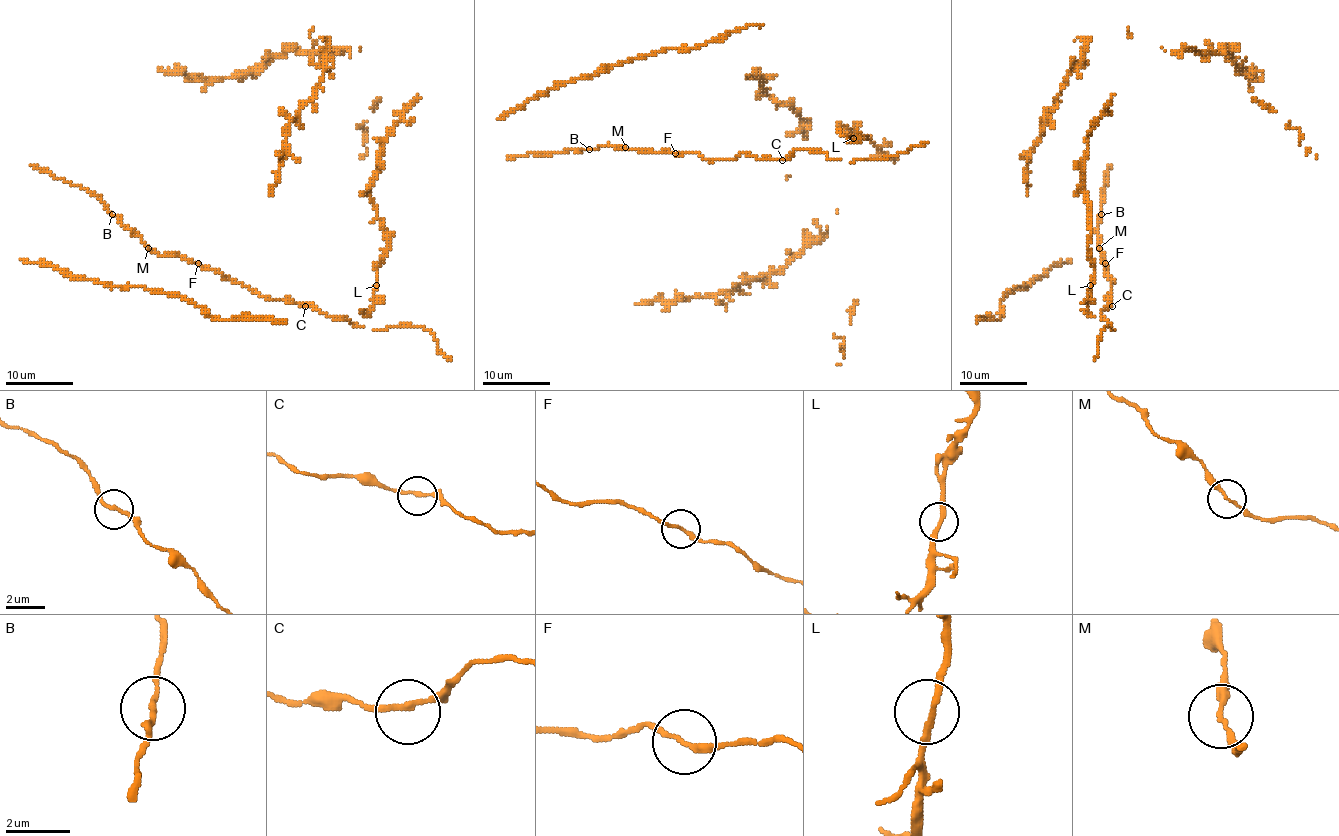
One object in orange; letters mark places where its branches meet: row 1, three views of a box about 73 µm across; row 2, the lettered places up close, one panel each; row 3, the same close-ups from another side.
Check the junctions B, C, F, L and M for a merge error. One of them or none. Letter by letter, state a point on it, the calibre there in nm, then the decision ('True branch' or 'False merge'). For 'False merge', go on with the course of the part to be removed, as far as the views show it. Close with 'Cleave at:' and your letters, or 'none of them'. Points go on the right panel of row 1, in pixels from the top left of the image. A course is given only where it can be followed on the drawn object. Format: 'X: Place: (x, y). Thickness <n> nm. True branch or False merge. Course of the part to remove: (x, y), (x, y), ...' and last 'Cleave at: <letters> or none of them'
B: Place: (1101, 214). Thickness 180 nm. True branch
C: Place: (1112, 306). Thickness 180 nm. True branch
F: Place: (1105, 263). Thickness 180 nm. True branch
L: Place: (1090, 285). Thickness 200 nm. True branch
M: Place: (1099, 248). Thickness 160 nm. True branch
Cleave at: none of them

